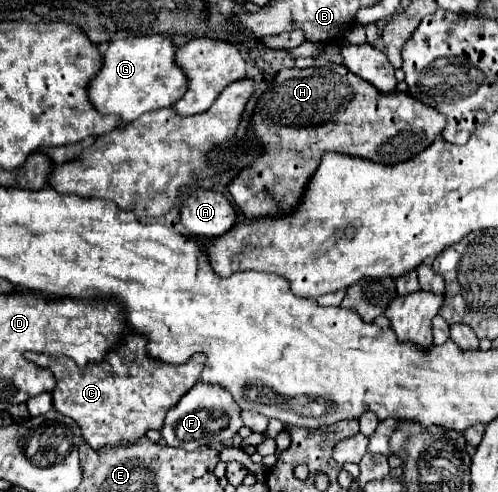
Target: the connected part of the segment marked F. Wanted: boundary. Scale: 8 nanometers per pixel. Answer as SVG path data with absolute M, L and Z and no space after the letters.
M198 381L176 405L176 409L168 411L162 439L166 441L166 445L170 447L182 447L186 451L198 449L202 445L214 445L214 443L224 443L228 439L232 439L240 427L242 427L242 419L240 419L240 407L238 403L232 399L232 395L228 393L228 389L224 389L222 385L212 385L212 383L204 383Z

